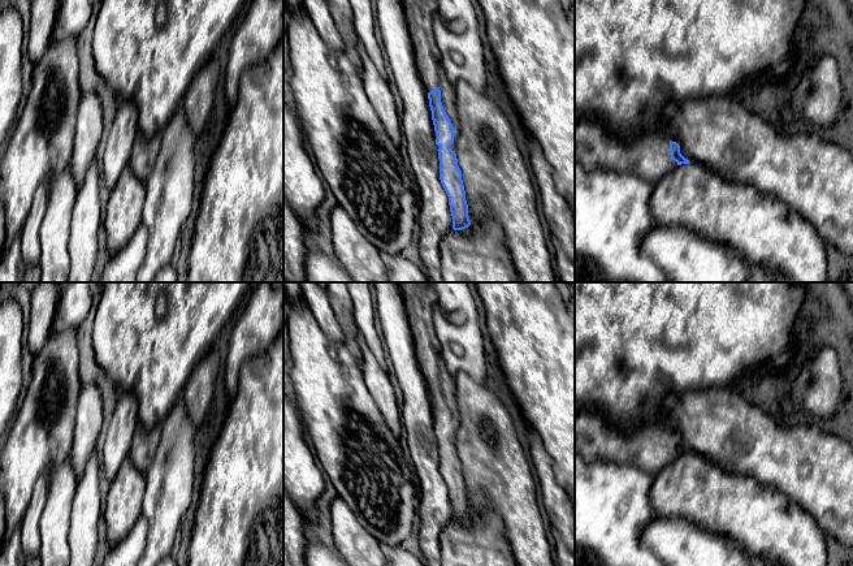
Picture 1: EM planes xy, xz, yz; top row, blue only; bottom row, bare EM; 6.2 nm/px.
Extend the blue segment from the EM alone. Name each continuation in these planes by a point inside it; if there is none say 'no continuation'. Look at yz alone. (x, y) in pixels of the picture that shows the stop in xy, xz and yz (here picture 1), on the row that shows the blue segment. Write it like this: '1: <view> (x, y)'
1: yz (596, 147)

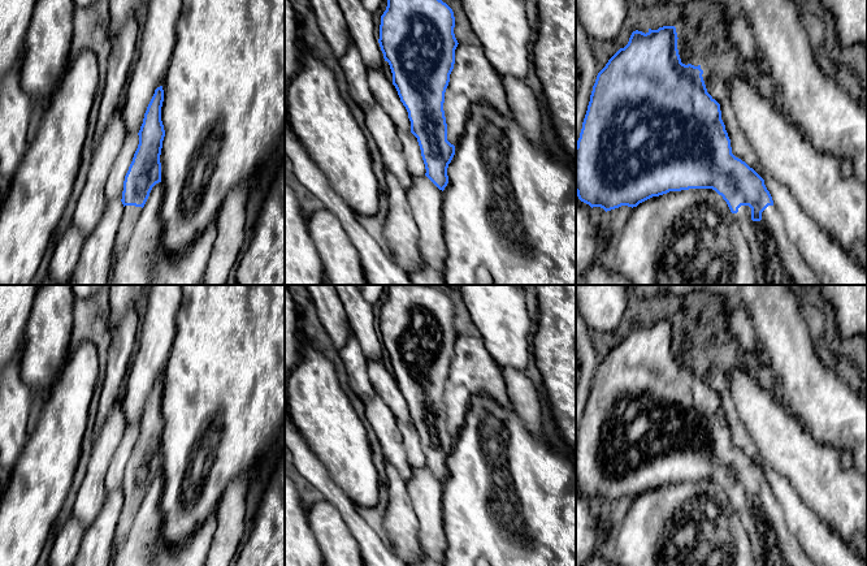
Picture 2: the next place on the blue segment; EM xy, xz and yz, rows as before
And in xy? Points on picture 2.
1: xy (130, 215)

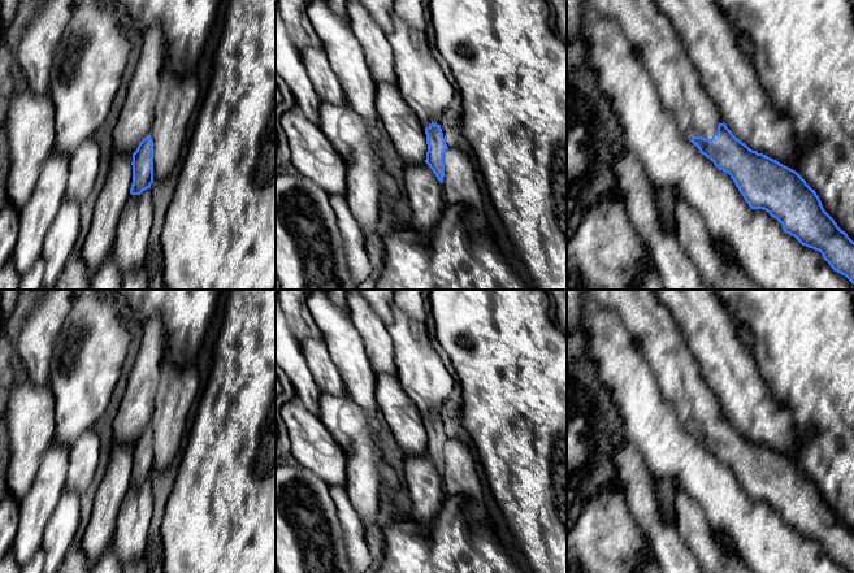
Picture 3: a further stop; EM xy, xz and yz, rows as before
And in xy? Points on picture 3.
no continuation

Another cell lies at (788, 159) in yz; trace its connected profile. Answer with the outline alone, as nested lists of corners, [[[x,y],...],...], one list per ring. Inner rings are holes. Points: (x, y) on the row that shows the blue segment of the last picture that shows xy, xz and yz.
[[[653,0],[673,31],[681,38],[701,82],[718,104],[732,134],[750,149],[797,172],[798,144],[792,122],[781,117],[764,91],[753,57],[738,43],[738,30],[728,21],[716,0]]]

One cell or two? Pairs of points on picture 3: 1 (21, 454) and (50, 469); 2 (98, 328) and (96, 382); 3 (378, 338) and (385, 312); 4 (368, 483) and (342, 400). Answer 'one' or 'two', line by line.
1: two
2: one
3: two
4: one

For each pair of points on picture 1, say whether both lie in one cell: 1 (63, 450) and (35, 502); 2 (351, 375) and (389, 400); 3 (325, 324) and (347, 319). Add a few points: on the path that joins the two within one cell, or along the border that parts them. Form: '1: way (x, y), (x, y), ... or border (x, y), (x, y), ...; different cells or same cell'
1: border (40, 474), (33, 488), (29, 504); different cells
2: border (359, 364), (366, 388), (380, 411); different cells
3: border (327, 296), (342, 331), (343, 342); different cells

